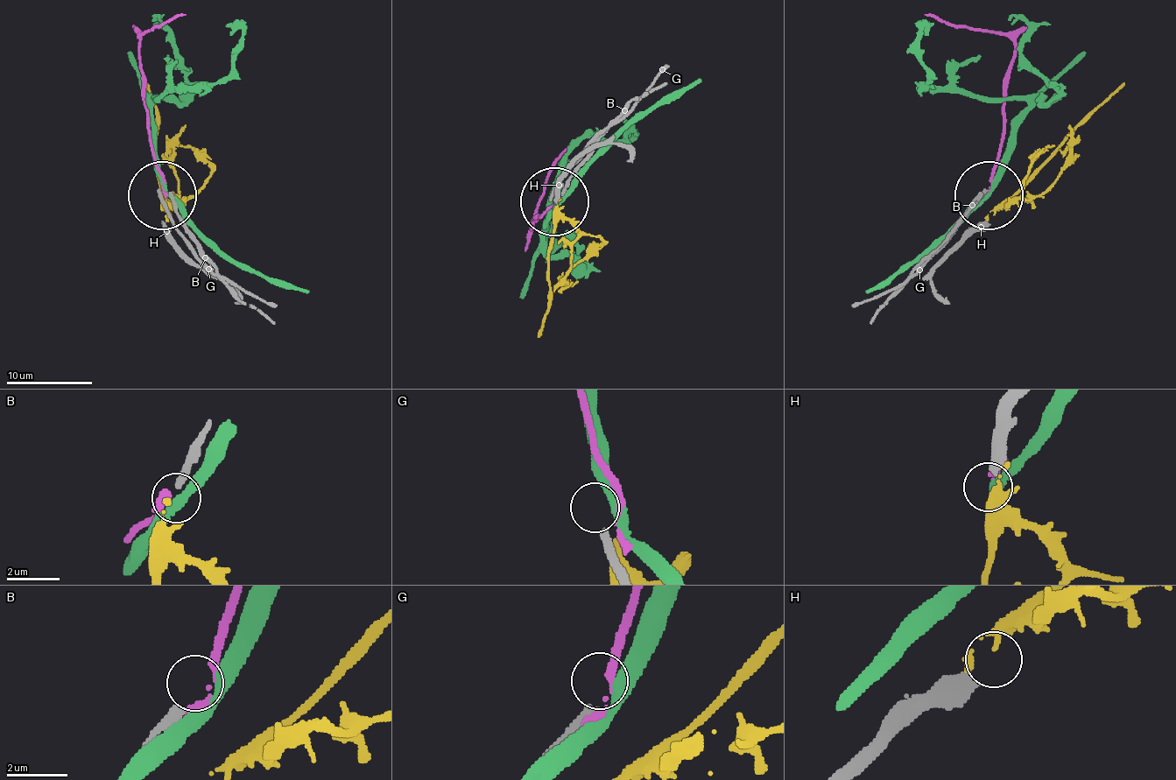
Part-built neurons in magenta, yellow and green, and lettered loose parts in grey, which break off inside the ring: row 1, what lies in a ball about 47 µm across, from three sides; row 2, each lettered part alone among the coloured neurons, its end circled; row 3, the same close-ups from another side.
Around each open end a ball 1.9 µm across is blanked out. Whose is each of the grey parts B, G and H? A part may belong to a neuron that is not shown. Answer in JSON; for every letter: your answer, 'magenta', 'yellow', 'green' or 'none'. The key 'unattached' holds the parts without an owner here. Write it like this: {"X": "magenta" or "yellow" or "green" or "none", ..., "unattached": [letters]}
{"B": "none", "G": "none", "H": "none", "unattached": ["B", "G", "H"]}

